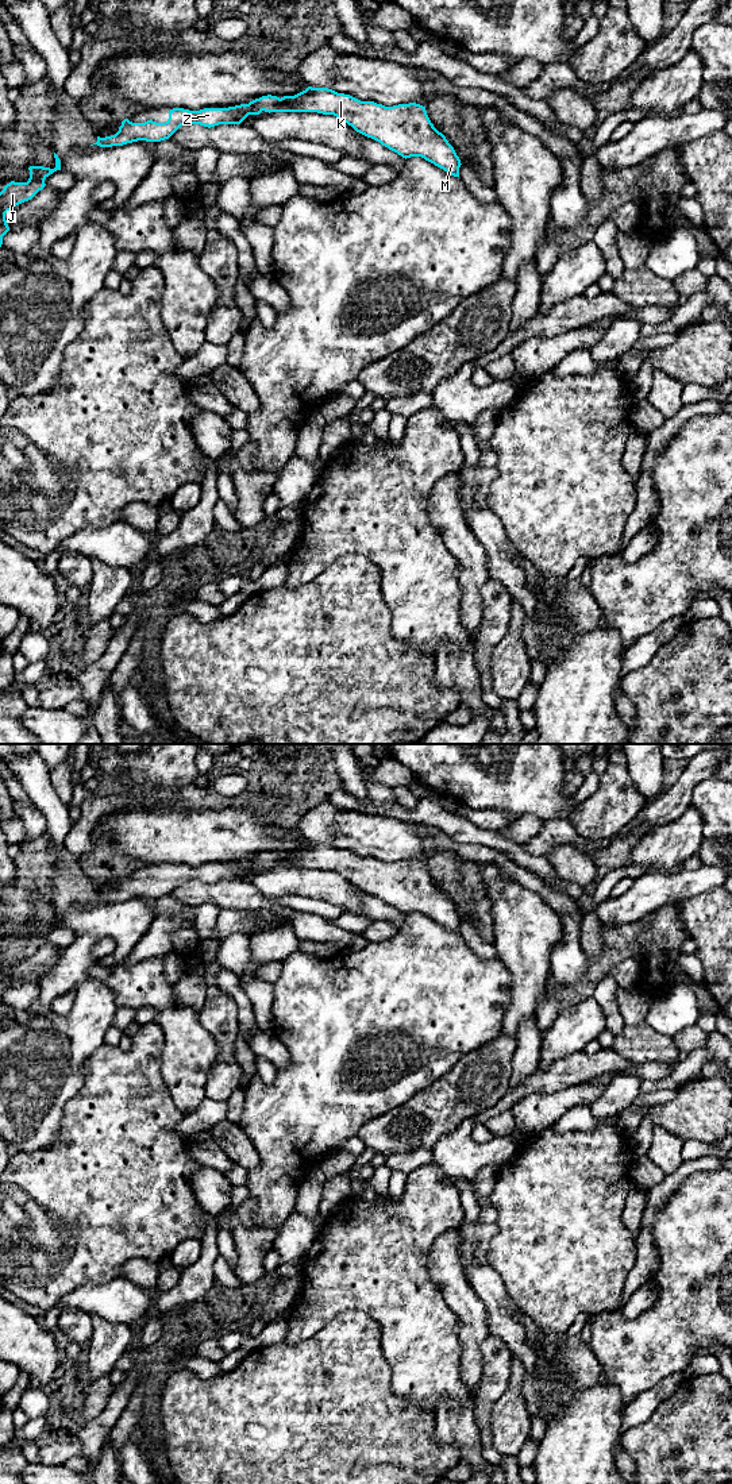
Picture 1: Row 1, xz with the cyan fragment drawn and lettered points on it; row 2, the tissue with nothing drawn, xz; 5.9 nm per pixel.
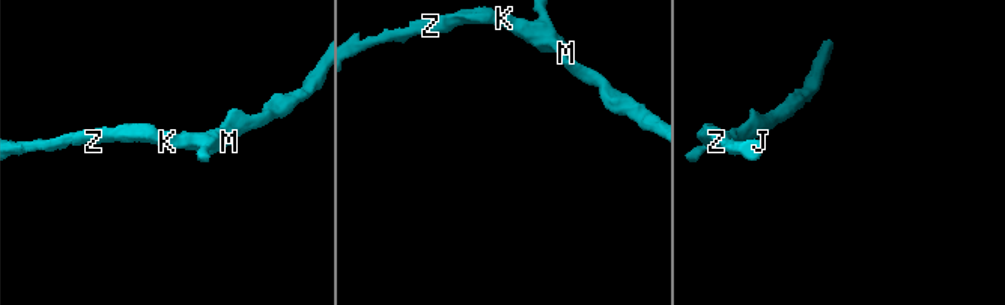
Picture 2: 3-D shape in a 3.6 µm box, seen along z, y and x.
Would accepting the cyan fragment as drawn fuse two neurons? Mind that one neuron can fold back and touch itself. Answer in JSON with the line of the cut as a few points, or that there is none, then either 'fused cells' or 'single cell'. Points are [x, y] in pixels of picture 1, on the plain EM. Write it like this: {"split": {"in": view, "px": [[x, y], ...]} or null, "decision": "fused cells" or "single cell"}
{"split": null, "decision": "single cell"}

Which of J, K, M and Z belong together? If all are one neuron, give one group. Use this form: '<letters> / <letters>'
J K M Z

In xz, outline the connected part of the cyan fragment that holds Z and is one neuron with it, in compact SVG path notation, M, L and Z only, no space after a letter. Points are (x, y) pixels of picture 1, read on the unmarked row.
M312 844L294 852L262 852L250 857L249 860L240 860L228 864L204 864L200 867L189 867L184 864L173 864L169 868L169 875L165 879L157 879L147 876L145 879L132 879L128 875L122 878L119 887L115 891L100 894L97 893L97 901L100 903L123 902L127 899L146 897L161 898L169 895L181 882L200 880L204 883L215 883L219 880L240 880L249 871L259 871L265 868L317 868L323 871L334 871L351 882L357 889L380 898L382 902L397 909L402 914L421 913L435 922L443 925L454 933L459 933L461 916L456 911L454 903L448 899L446 893L439 889L431 879L425 863L409 859L398 860L393 863L385 863L374 857L361 857L350 851L338 849L328 844Z

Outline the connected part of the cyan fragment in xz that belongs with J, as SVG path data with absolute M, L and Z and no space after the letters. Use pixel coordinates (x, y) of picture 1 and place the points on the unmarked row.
M54 909L55 924L30 922L30 934L27 938L11 937L0 948L0 1003L3 992L9 987L5 970L14 963L31 956L39 947L45 944L45 936L57 926L61 926L61 917Z

